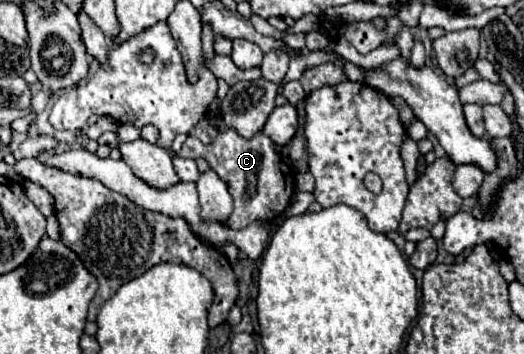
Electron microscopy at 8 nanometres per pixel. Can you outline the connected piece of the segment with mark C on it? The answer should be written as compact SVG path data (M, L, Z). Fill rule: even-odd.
M226 129L220 131L210 145L202 145L196 137L188 137L178 155L206 159L210 169L214 169L218 177L228 185L228 191L232 193L234 199L234 213L228 219L230 229L244 229L254 221L268 221L268 213L270 221L274 221L278 217L278 193L280 193L280 213L288 207L290 197L294 193L294 175L290 167L282 161L280 153L276 151L276 143L262 131L258 131L252 139L244 139L234 129Z

